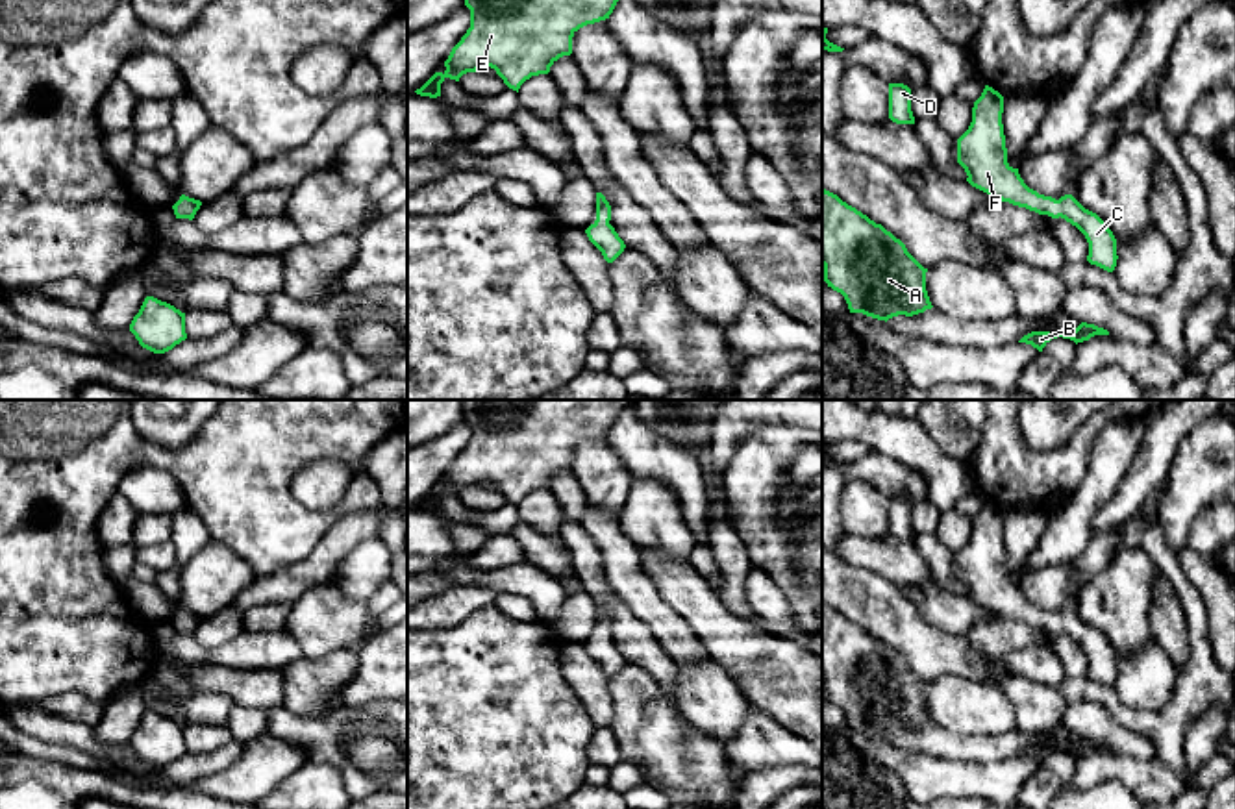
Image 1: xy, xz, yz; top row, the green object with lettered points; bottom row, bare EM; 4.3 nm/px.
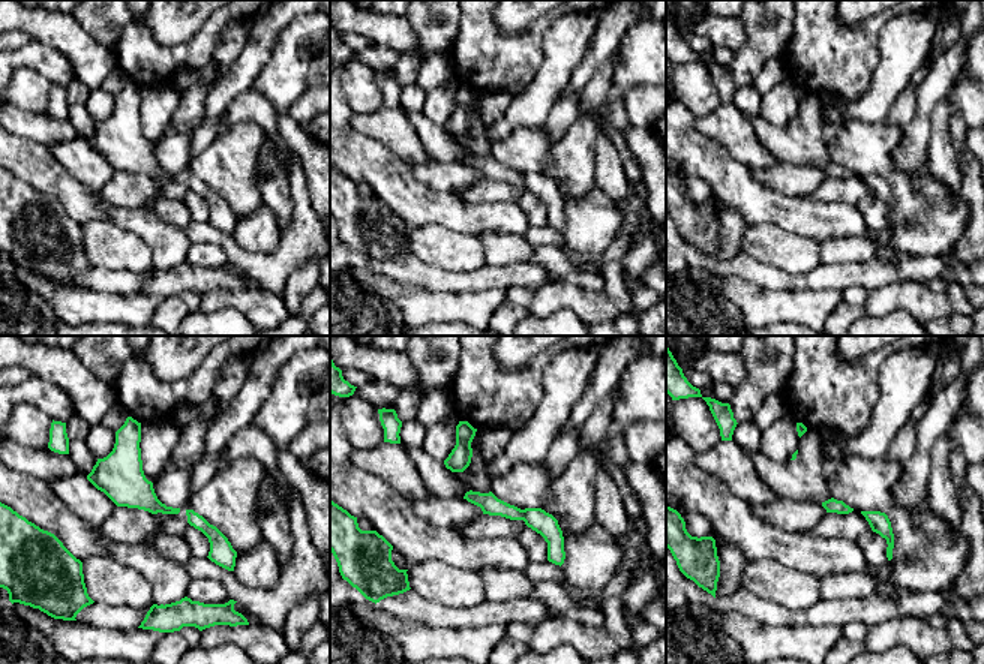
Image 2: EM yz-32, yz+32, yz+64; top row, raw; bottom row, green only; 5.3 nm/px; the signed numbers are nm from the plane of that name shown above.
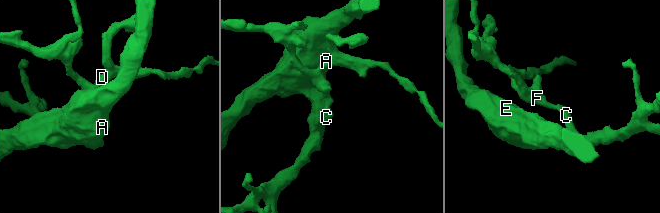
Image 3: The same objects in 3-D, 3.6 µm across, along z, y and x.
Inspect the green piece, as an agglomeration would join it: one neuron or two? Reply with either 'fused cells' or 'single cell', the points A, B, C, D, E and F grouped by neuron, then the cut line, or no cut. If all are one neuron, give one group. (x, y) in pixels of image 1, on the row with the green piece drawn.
single cell | A B C D E F | no cut

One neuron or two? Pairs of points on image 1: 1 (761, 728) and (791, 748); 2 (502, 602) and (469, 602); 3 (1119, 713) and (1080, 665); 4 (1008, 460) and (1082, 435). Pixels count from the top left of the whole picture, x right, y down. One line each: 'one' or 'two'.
1: one
2: two
3: two
4: one

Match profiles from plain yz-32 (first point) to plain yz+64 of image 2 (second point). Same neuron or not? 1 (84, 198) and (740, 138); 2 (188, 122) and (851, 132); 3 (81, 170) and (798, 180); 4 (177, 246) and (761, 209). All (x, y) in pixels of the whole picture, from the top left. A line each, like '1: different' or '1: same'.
1: different
2: different
3: same
4: different

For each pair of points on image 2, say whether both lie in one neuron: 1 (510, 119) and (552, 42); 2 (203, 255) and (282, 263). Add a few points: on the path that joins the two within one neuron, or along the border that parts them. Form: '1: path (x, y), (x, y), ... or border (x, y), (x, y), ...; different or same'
1: path (530, 101), (551, 80), (552, 62); same
2: border (195, 245), (218, 245), (233, 263); different

